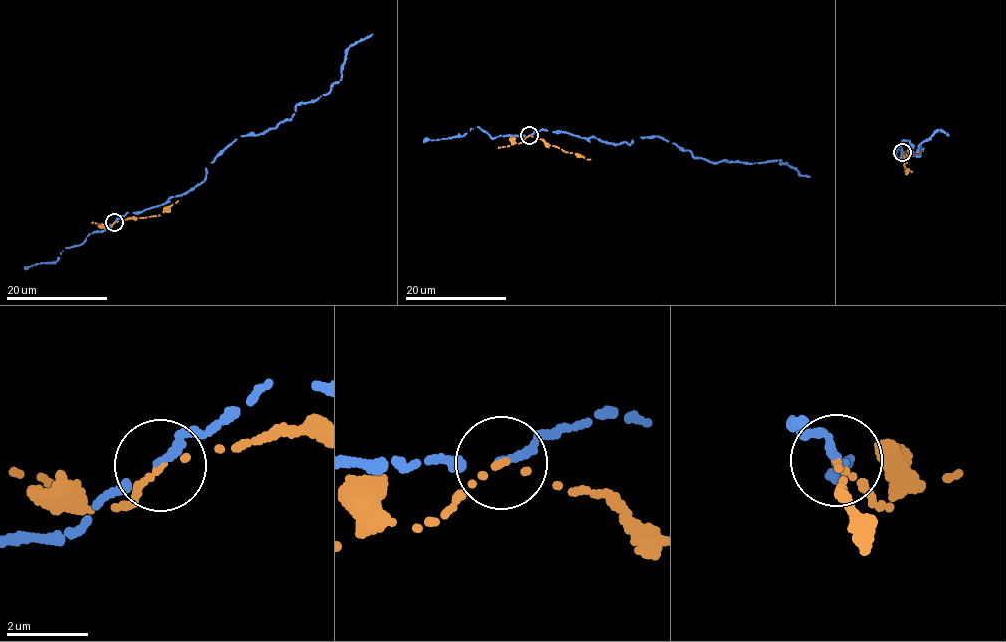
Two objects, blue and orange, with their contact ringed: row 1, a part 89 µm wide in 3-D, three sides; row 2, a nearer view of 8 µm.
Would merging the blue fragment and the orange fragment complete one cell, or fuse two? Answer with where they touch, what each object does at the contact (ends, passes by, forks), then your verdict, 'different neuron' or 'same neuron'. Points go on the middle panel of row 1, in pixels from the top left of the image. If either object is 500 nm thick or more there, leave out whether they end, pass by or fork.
at (529, 135); blue passes by; orange ends there; different neuron

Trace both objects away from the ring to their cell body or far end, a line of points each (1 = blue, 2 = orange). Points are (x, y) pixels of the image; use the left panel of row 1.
1: (114, 222), (191, 191), (240, 136), (266, 132), (297, 104), (328, 93), (341, 78), (346, 50), (372, 34)
2: (114, 222), (158, 216), (178, 201)

